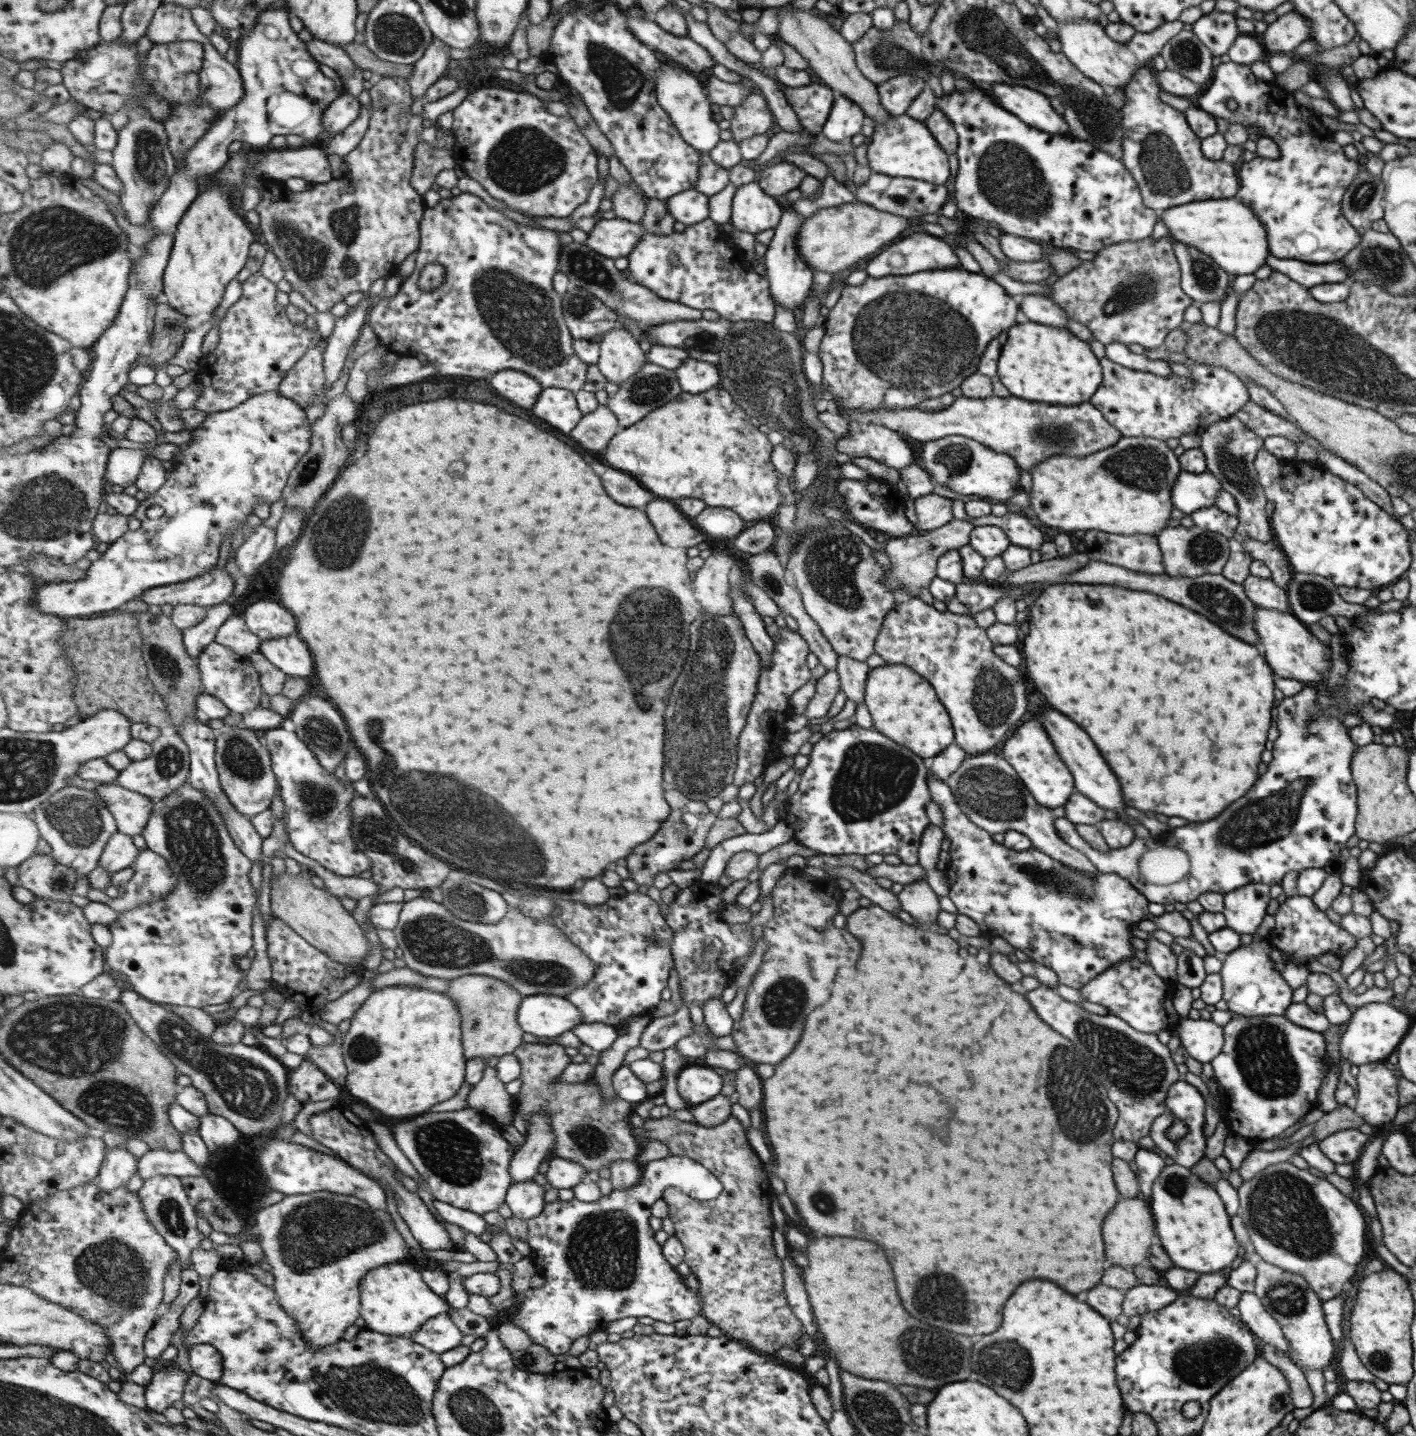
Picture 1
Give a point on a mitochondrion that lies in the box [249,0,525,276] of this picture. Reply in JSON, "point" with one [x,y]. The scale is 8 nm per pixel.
{"point":[396,34]}

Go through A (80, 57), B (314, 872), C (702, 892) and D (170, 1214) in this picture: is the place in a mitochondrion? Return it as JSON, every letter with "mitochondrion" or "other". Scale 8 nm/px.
{"A":"other","B":"other","C":"other","D":"mitochondrion"}

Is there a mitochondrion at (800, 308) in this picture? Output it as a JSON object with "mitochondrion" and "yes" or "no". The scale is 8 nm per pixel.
{"mitochondrion":"no"}

